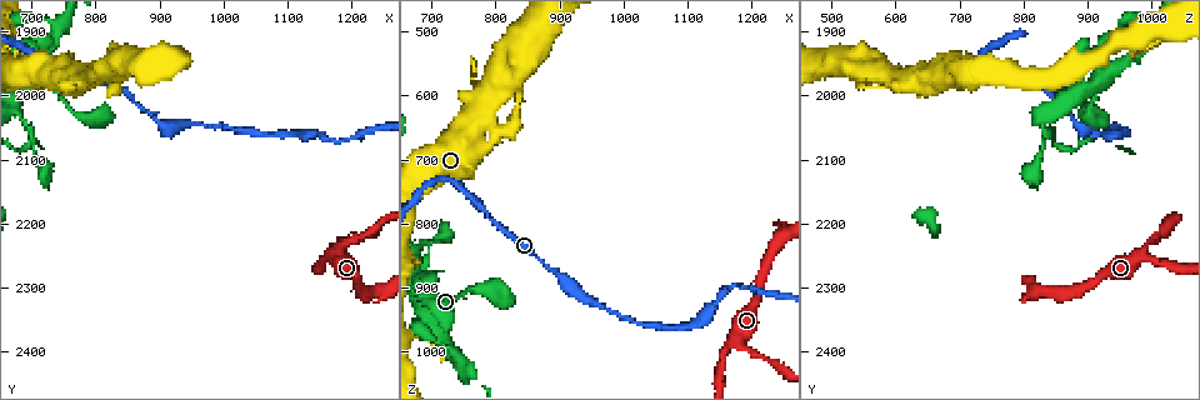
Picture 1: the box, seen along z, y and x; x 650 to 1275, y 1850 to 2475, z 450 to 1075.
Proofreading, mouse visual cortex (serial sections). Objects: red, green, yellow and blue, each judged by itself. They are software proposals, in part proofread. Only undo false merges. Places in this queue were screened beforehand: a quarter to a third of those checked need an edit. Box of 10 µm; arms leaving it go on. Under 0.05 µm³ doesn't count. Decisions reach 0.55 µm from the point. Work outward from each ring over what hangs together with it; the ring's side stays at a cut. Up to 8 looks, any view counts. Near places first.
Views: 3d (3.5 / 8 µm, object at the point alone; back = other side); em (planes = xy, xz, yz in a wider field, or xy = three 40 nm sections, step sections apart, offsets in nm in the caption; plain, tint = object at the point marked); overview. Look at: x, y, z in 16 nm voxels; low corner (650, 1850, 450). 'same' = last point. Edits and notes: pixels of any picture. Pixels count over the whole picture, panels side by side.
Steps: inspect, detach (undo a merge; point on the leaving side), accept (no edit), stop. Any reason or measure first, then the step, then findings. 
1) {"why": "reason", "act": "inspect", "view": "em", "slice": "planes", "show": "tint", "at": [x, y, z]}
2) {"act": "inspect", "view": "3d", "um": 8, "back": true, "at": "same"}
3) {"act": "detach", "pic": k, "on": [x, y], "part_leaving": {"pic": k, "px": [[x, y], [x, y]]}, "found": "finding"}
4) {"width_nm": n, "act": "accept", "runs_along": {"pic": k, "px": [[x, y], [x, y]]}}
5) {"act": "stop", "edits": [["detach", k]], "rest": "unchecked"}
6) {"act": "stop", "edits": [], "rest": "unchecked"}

{"why": "thin neck", "act": "inspect", "view": "3d", "um": 3.5, "at": [740, 1895, 1010]}

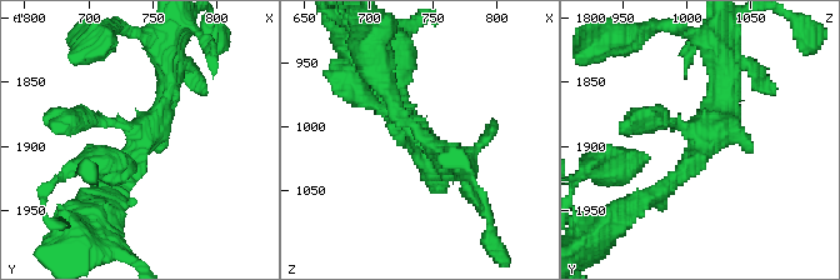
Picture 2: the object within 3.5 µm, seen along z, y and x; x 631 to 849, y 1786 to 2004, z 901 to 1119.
{"why": "shape alone is not enough", "act": "inspect", "view": "em", "slice": "xy", "step": 1, "show": "tint", "at": [736, 1896, 1010]}

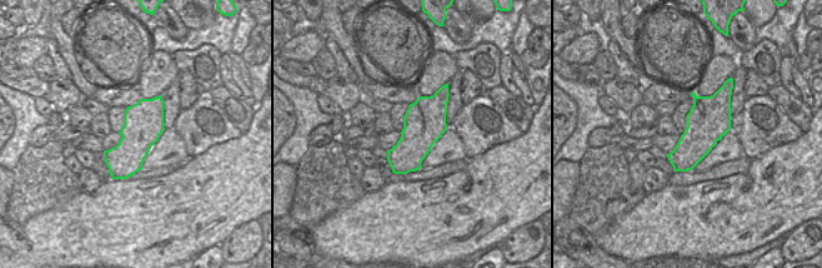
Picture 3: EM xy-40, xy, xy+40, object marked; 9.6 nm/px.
{"width_nm": 400, "act": "accept", "runs_along": {"pic": 2, "px": [[103, 195], [138, 134], [80, 119]]}, "found": "one cell here"}

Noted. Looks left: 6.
{"why": "three-way junction", "act": "inspect", "view": "3d", "um": 3.5, "back": true, "at": [695, 2050, 830]}

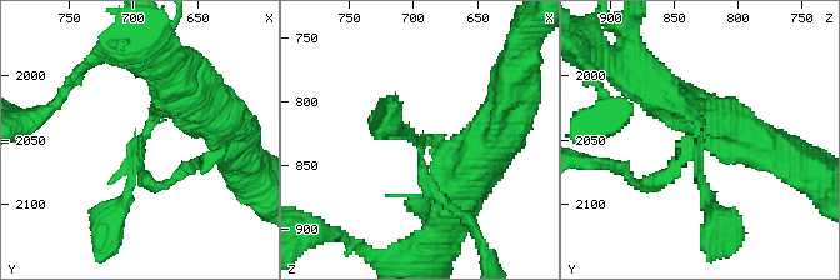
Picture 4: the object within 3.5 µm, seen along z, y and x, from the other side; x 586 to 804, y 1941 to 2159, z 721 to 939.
{"act": "inspect", "view": "em", "slice": "xy", "step": 3, "show": "tint", "at": [698, 2058, 832]}

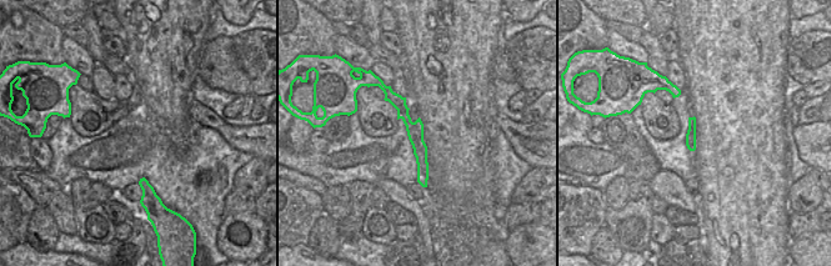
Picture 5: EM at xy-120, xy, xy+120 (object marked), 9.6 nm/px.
{"arm_widths_nm": [150, 200, 350], "act": "accept", "runs_along": {"pic": 5, "px": [[389, 91], [415, 130], [424, 182]]}, "found": "one cell here"}

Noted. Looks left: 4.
{"why": "thick turns thin", "act": "inspect", "view": "3d", "um": 3.5, "at": [1195, 2225, 1005]}

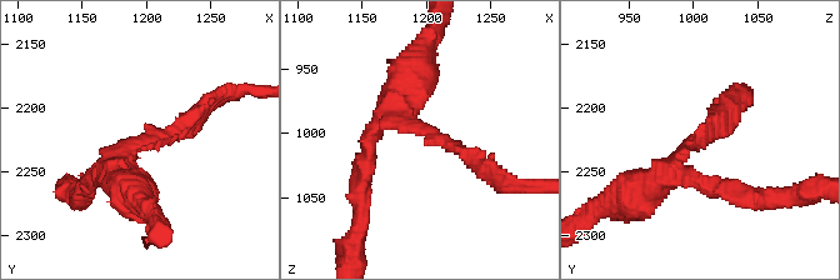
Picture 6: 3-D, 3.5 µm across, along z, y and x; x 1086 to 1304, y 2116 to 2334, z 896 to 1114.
{"act": "inspect", "view": "em", "slice": "xy", "step": 2, "show": "tint", "at": [1194, 2226, 1000]}

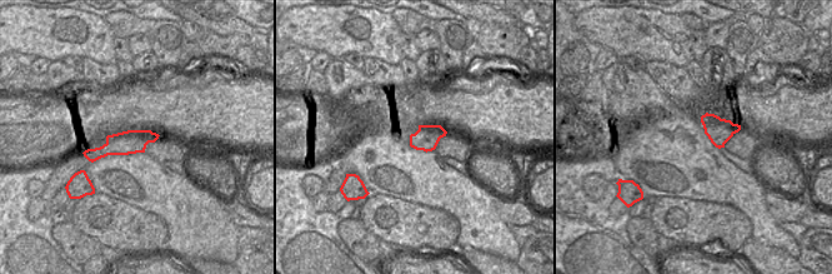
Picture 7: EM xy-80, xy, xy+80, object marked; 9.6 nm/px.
{"arm_widths_nm": [200, 450], "act": "detach", "pic": 6, "on": [443, 141], "found": "two cells meet here"}

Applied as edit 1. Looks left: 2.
{"act": "stop", "edits": [["detach", 6]], "rest": "unchecked"}

